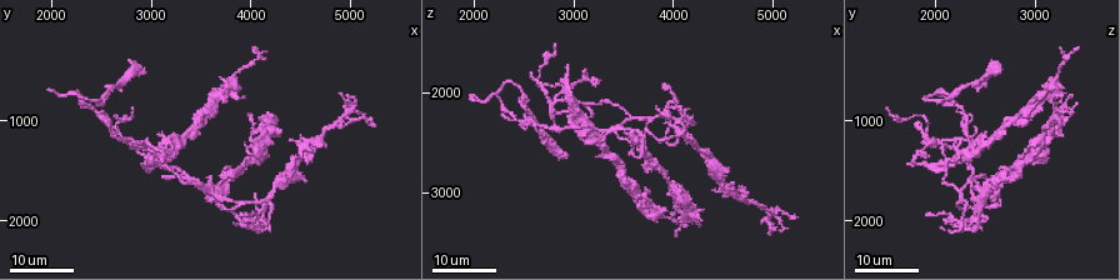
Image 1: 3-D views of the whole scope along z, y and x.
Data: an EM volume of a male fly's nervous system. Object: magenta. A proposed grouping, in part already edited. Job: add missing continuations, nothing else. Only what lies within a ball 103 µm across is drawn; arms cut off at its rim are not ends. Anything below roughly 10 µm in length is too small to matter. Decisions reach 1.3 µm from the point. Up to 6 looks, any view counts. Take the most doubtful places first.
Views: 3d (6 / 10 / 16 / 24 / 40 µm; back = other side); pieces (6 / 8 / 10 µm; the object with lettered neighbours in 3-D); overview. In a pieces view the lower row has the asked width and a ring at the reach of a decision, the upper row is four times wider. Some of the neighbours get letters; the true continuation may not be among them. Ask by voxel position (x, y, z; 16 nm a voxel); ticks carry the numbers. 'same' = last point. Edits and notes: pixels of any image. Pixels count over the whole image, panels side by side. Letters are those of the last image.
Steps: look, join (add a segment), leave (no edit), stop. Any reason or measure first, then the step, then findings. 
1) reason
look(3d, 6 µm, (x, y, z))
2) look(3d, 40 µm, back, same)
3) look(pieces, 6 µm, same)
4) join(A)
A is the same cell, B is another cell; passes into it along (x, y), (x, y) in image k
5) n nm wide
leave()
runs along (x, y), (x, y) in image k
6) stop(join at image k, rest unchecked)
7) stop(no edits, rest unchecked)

free end
look(3d, 24 µm, (2560, 1020, 1800))

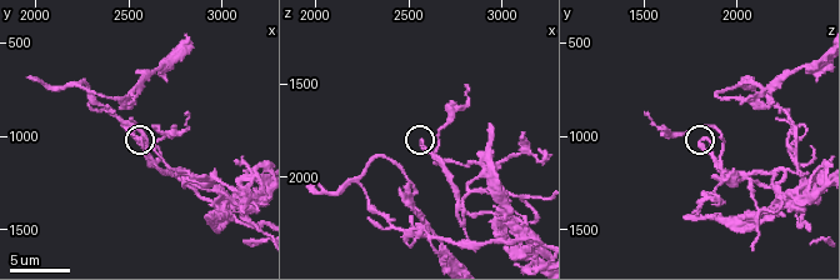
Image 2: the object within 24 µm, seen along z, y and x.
what lies round it
look(pieces, 10 µm, (2560, 1020, 1800))

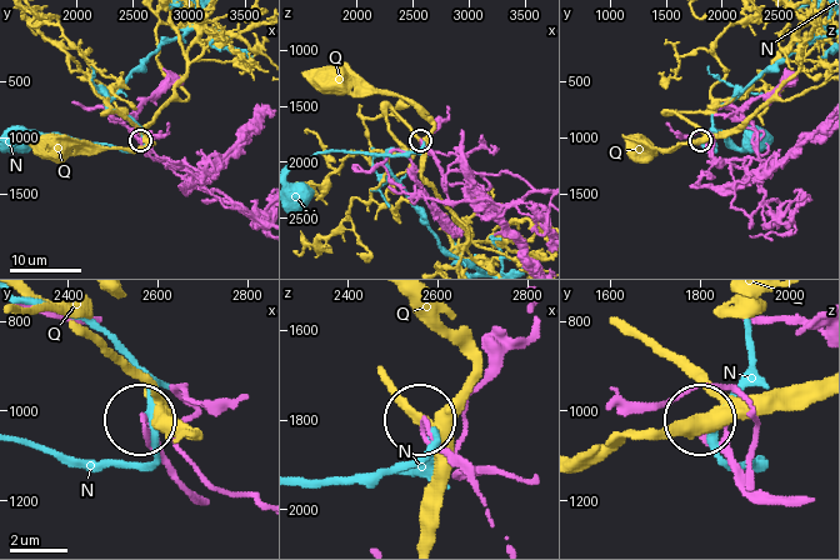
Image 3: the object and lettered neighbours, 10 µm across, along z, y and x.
240 nm wide
leave()
N and Q are other cells; no lettered segment goes on from it

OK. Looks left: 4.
look(3d, 16 µm, (3120, 1580, 2520))

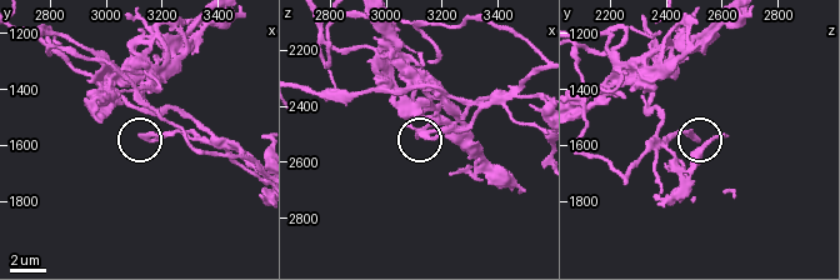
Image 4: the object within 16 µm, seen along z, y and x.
look(pieces, 6 µm, (3130, 1570, 2510))

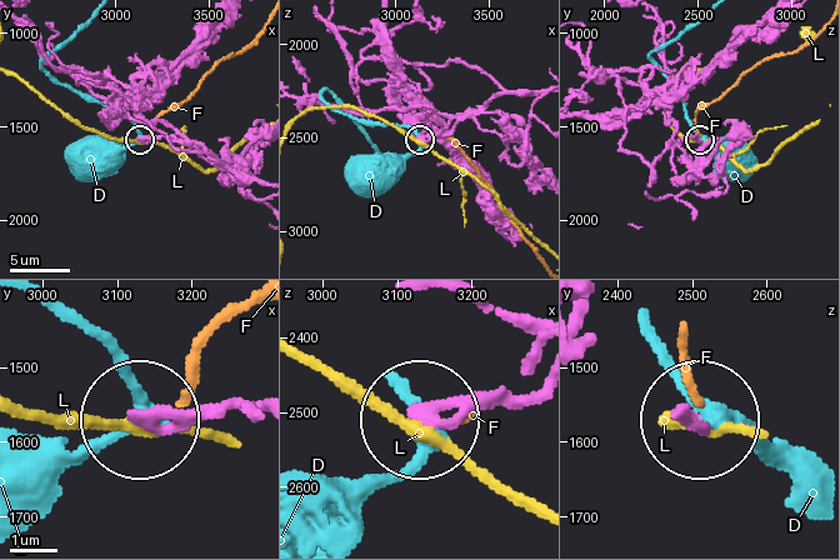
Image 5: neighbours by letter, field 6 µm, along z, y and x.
290 nm wide
leave()
D, F and L are other cells; runs along (256, 408), (140, 415) in image 5; none of them fits

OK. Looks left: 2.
branch stops here
look(pieces, 8 µm, (1960, 680, 2020))

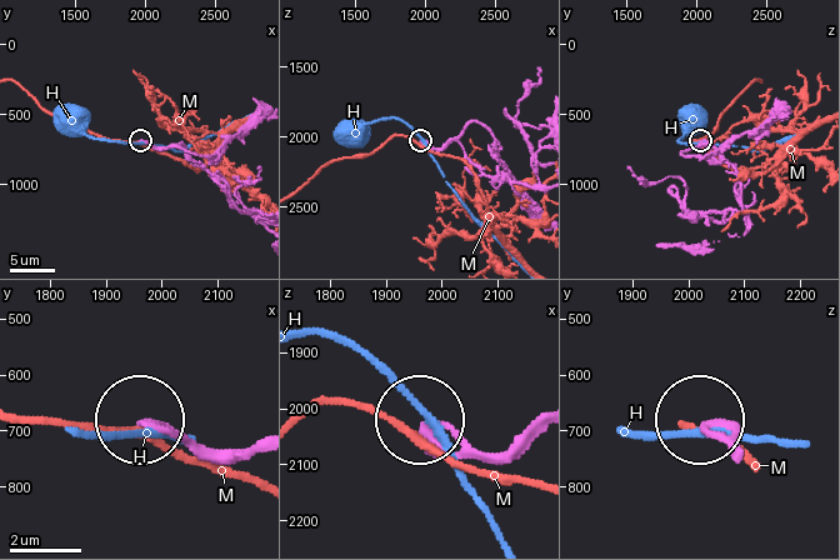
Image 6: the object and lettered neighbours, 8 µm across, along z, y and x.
leave()
H and M are other cells; runs along (535, 429), (508, 453), (481, 455), (421, 423) in image 6; none of them fits

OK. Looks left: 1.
stop(no edits, rest unchecked)

